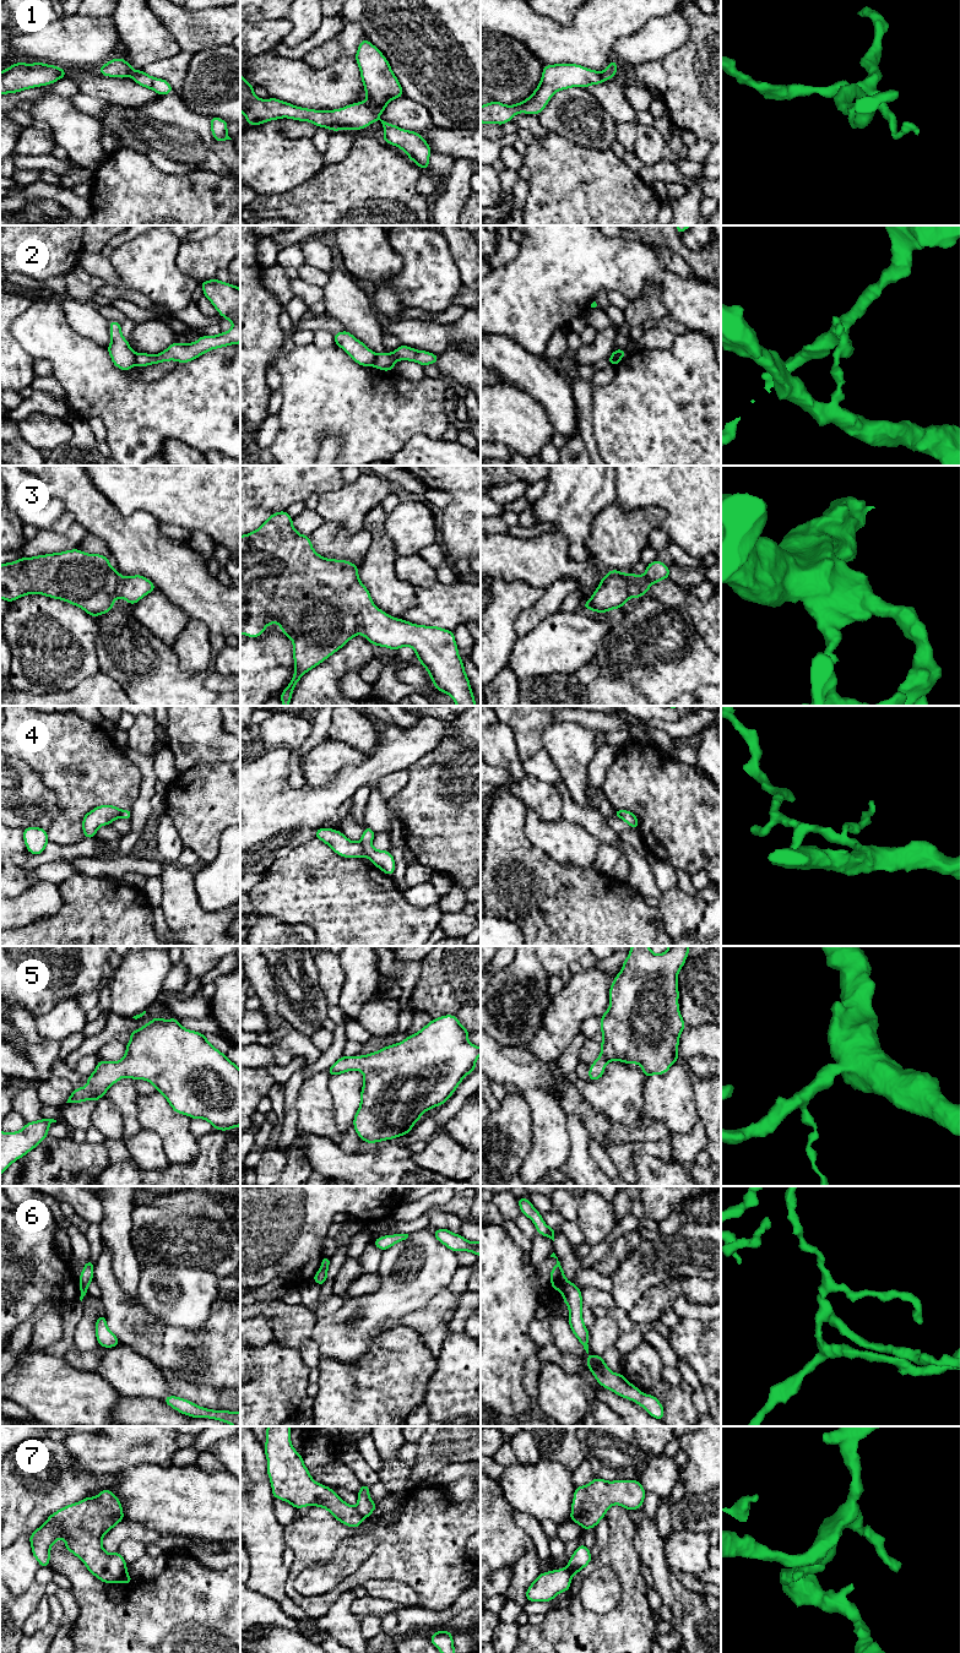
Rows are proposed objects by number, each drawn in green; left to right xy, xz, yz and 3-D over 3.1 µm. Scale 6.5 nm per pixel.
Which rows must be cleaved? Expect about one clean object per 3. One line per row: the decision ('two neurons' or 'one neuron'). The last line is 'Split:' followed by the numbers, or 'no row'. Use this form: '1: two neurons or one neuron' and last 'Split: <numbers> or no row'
1: two neurons
2: two neurons
3: one neuron
4: two neurons
5: one neuron
6: two neurons
7: two neurons
Split: 1, 2, 4, 6, 7

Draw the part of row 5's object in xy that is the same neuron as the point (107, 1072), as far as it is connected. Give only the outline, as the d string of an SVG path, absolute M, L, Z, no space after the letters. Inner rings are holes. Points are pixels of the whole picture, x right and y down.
M161 1017L128 1034L131 1040L125 1056L118 1062L99 1060L87 1086L74 1089L66 1103L97 1102L112 1084L128 1077L152 1083L177 1114L205 1119L221 1131L240 1126L240 1070L207 1042L207 1035L181 1027L178 1018Z

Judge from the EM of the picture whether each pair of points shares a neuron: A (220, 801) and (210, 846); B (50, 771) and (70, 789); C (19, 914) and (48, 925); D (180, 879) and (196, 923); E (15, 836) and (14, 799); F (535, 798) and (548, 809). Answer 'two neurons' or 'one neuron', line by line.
A: one neuron
B: one neuron
C: two neurons
D: one neuron
E: two neurons
F: one neuron

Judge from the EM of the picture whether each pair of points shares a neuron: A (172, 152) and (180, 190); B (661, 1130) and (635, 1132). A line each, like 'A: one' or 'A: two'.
A: two
B: one

